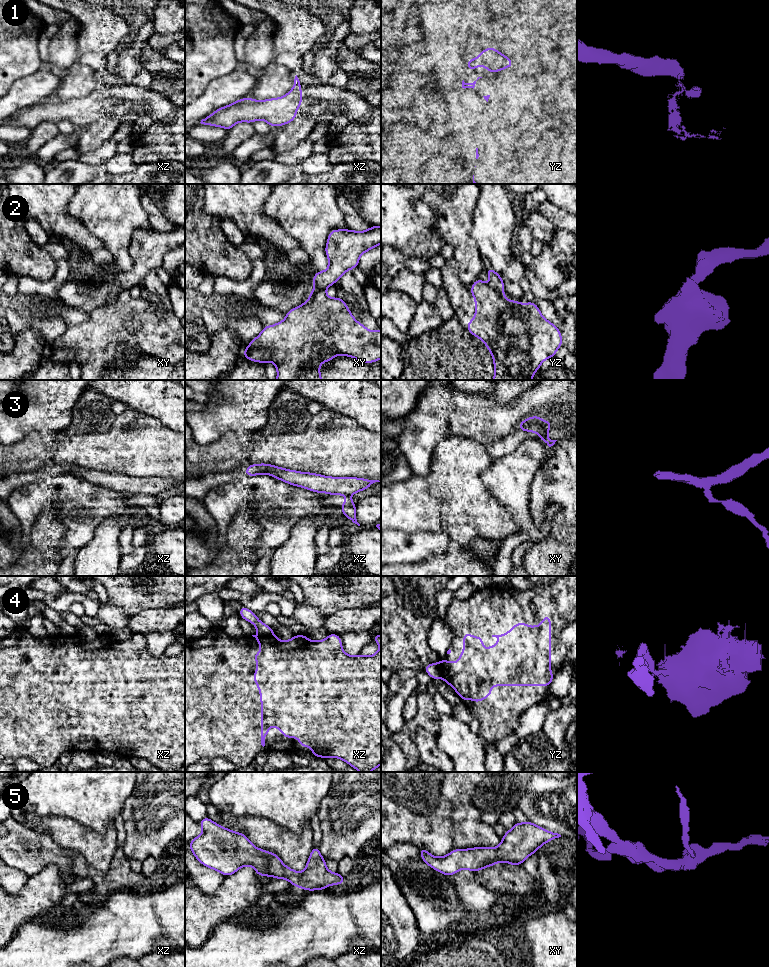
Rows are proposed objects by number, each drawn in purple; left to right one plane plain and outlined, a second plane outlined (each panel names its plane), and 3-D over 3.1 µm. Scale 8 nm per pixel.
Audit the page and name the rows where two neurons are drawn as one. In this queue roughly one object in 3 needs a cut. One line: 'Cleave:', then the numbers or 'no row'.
Cleave: 1, 2, 3, 4

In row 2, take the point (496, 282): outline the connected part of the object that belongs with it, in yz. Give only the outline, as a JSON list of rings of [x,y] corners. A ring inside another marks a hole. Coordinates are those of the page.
[[[491,267],[486,269],[486,272],[489,275],[490,286],[495,289],[498,293],[503,294],[505,284],[501,279],[500,274],[496,273]]]

